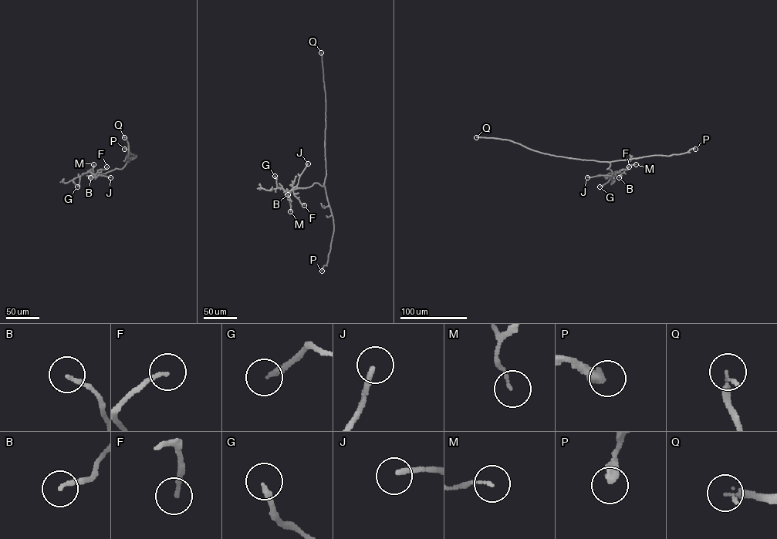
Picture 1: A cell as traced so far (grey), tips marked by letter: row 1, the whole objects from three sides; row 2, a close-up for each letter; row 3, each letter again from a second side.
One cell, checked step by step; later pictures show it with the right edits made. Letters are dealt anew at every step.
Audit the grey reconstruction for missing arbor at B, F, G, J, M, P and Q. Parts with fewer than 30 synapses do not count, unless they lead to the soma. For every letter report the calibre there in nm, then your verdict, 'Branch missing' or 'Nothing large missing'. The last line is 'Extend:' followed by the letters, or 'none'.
B: Thickness 140 nm. Nothing large missing
F: Thickness 150 nm. Nothing large missing
G: Thickness 200 nm. Nothing large missing
J: Thickness 190 nm. Branch missing
M: Thickness 100 nm. Nothing large missing
P: Thickness 400 nm. Nothing large missing
Q: Thickness 200 nm. Branch missing
Extend: J, Q

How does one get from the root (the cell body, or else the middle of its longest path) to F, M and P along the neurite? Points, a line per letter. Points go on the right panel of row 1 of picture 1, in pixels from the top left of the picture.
F: (589, 160), (609, 162), (610, 166), (606, 169), (610, 170), (613, 174), (629, 166)
M: (589, 160), (609, 162), (610, 166), (606, 169), (610, 170), (613, 174), (636, 164)
P: (589, 160), (609, 162), (654, 155), (670, 156), (695, 149)

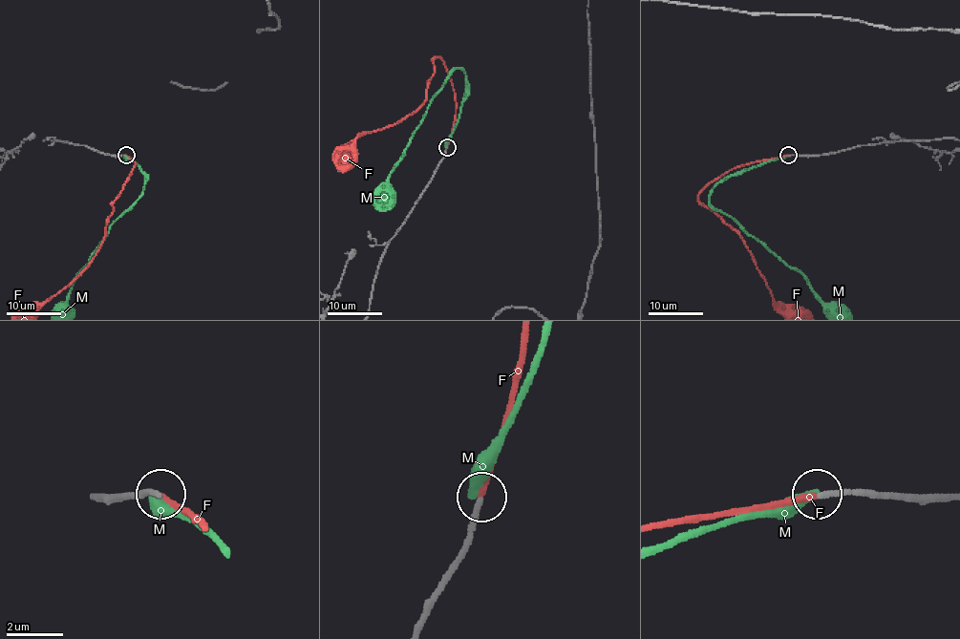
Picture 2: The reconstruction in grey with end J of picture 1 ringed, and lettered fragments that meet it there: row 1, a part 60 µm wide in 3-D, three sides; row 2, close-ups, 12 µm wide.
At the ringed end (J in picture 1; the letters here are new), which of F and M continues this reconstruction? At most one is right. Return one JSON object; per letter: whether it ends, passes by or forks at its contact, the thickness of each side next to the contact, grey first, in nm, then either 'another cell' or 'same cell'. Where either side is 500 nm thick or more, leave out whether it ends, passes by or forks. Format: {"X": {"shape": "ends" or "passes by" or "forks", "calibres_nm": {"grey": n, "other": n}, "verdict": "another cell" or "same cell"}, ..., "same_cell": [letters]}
{"F": {"shape": "ends", "calibres_nm": {"grey": 200, "other": 240}, "verdict": "same cell"}, "M": {"shape": "ends", "calibres_nm": {"grey": 200, "other": 380}, "verdict": "another cell"}, "same_cell": ["F"]}

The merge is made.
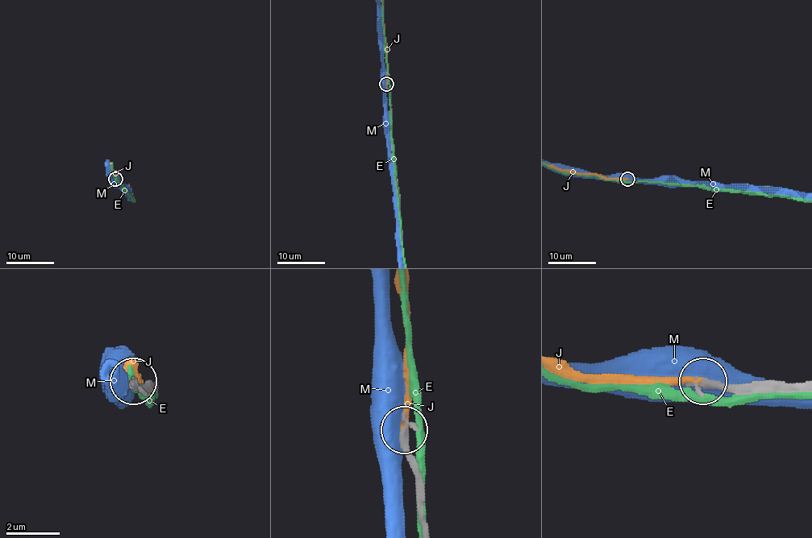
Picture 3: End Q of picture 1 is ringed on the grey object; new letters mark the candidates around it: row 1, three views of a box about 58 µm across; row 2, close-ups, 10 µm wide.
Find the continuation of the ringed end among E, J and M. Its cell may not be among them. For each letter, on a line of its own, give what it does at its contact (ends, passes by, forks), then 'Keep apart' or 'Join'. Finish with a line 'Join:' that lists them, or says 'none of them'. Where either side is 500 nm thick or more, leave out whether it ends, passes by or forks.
E: It passes by. Keep apart
J: It ends there. Join
M: Keep apart
Join: J

